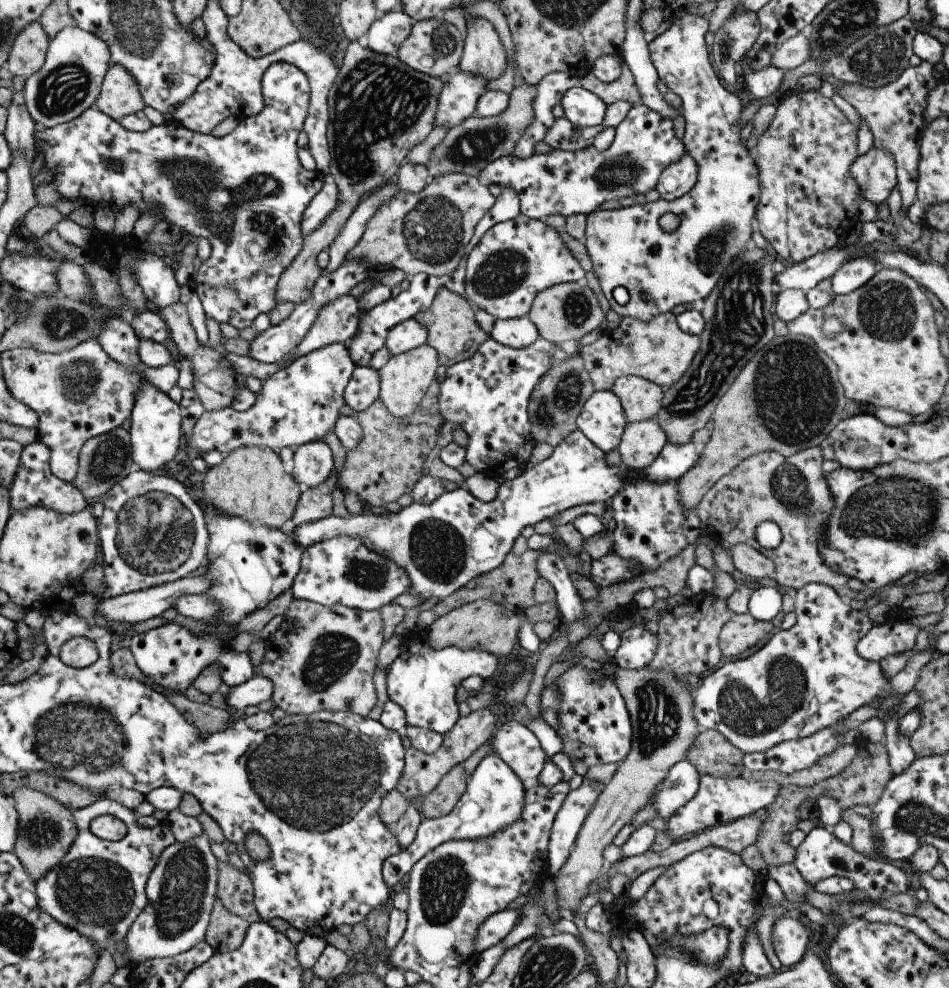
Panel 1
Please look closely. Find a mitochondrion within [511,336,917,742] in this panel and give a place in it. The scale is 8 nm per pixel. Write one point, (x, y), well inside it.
(796, 401)

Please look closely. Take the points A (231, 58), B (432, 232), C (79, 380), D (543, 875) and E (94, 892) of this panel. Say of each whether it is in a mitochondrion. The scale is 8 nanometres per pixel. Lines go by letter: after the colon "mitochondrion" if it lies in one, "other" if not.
A: other
B: mitochondrion
C: mitochondrion
D: other
E: mitochondrion

